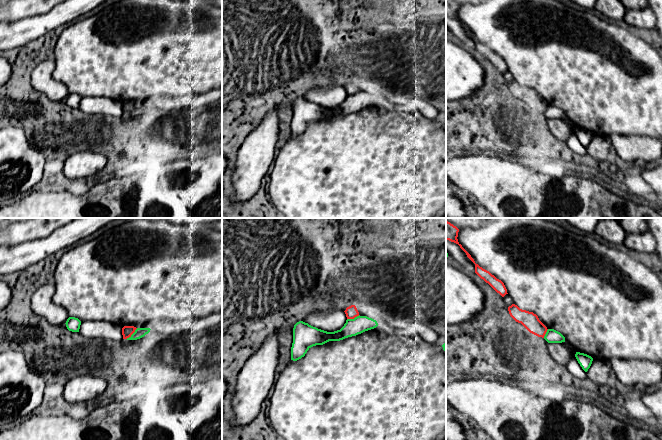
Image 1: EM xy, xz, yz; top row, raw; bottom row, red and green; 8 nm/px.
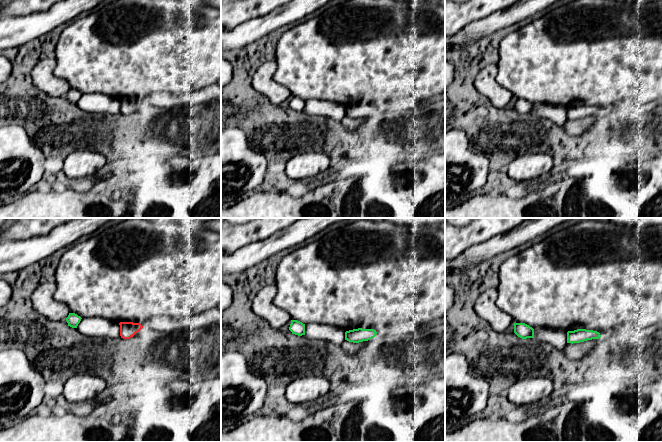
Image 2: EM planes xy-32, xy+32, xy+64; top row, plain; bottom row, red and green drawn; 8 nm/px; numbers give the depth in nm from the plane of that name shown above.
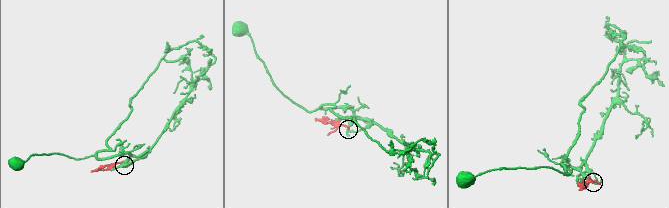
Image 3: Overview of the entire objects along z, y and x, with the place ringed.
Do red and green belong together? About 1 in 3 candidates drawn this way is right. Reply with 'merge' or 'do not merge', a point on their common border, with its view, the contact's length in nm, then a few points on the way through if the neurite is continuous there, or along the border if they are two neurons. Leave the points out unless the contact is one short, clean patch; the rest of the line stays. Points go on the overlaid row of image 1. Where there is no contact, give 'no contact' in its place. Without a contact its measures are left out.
do not merge; contact xy (131, 334); length 130 nm; border xy (137, 328), (126, 338)

